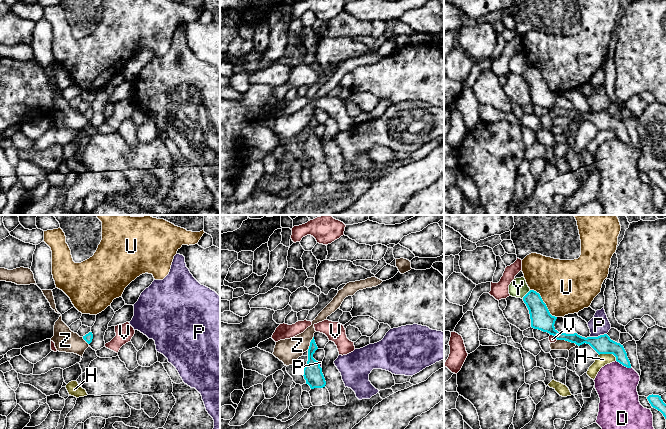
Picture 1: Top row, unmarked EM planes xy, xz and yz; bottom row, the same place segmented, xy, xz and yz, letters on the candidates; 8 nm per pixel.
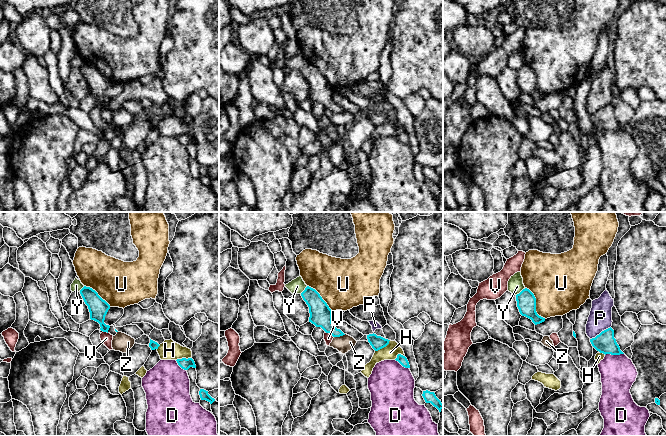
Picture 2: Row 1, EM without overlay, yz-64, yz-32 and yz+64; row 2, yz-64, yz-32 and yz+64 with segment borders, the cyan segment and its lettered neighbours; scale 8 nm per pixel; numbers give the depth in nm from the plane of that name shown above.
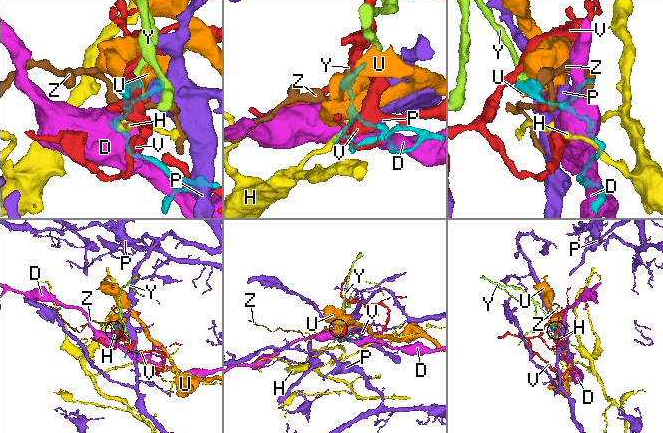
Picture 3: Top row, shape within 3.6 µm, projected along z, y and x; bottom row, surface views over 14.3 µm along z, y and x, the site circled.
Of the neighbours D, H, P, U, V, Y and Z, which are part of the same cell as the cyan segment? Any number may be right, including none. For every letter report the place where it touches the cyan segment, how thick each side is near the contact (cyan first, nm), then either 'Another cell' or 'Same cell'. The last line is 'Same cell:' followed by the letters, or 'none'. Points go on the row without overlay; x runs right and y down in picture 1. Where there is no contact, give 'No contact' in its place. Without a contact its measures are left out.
D: Touches cyan at yz (624, 141). Thickness 150 nm (cyan) against 320 nm. Another cell
H: Touches cyan at yz (609, 129). Thickness 150 nm (cyan) against 100 nm. Another cell
P: Touches cyan at yz (598, 112). Thickness 150 nm (cyan) against 160 nm. Another cell
U: Touches cyan at yz (543, 78). Thickness 170 nm (cyan) against 440 nm. Another cell
V: Touches cyan at yz (554, 111). Thickness 170 nm (cyan) against 60 nm. Another cell
Y: Touches cyan at yz (526, 70). Thickness 170 nm (cyan) against 150 nm. Another cell
Z: Touches cyan at yz (567, 116). Thickness 160 nm (cyan) against 80 nm. Another cell
Same cell: none

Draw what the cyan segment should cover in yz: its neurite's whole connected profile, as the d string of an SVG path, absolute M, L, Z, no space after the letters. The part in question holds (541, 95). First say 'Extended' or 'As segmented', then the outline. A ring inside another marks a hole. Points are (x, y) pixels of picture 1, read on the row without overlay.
As segmented. M530 66L523 73L523 77L529 86L532 104L547 108L550 111L555 112L557 116L565 116L575 119L578 122L584 119L589 120L599 131L613 130L616 133L617 138L627 144L631 144L630 137L623 121L611 116L607 110L598 113L585 114L577 109L566 110L558 108L554 103L557 93L550 90L539 69Z

